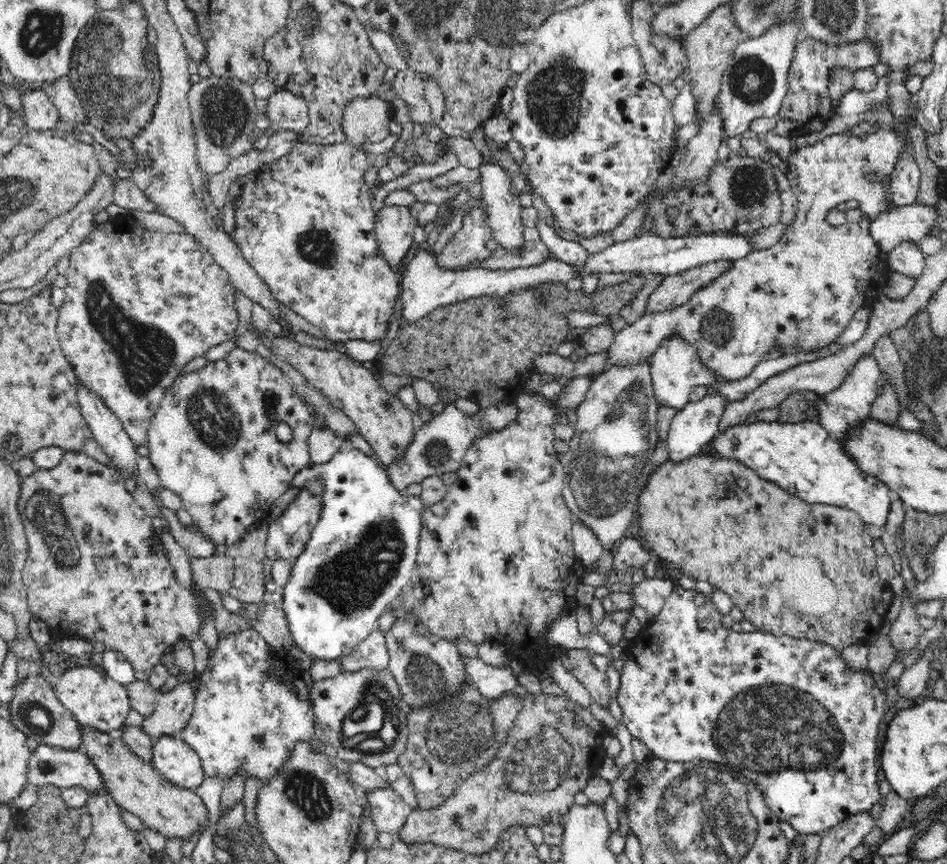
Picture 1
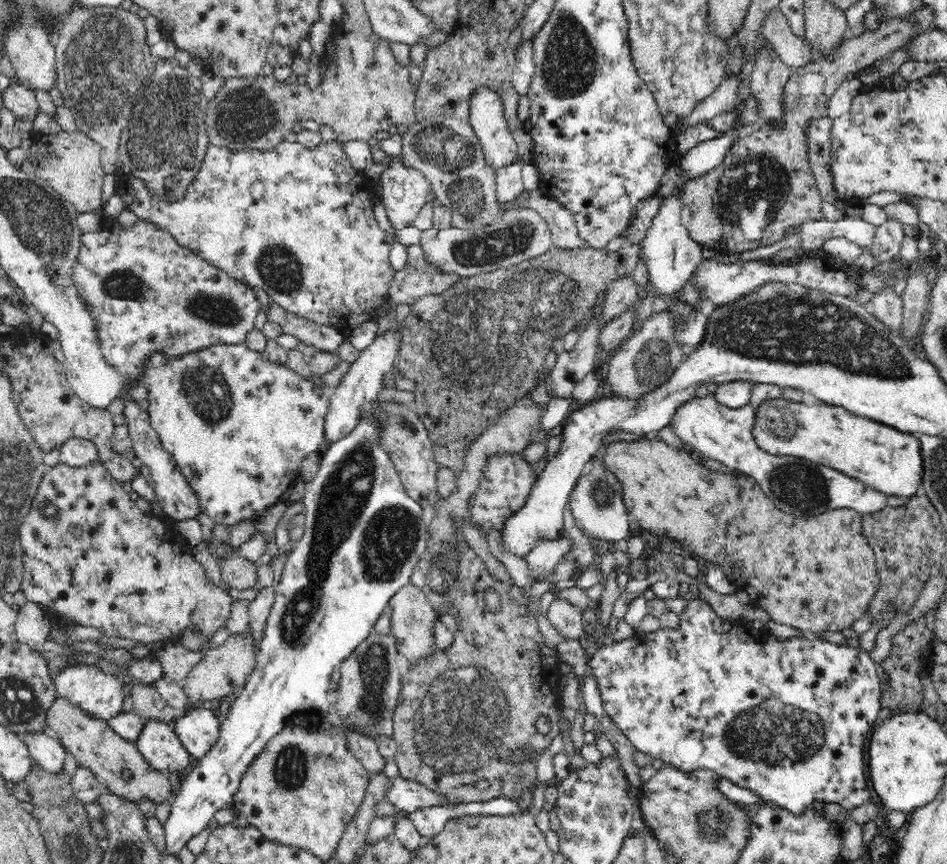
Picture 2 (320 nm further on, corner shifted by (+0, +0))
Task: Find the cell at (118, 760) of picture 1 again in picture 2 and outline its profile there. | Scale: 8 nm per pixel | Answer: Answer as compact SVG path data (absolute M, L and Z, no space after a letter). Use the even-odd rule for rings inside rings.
M58 696L48 710L46 721L47 726L59 734L59 742L74 756L78 766L89 768L96 775L103 790L136 804L148 800L159 805L172 796L174 777L153 769L142 757L136 744L116 734L107 721L88 716L85 710Z

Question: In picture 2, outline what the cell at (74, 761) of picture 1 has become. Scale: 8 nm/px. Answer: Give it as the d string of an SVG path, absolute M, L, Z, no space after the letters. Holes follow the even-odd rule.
M43 732L24 734L24 743L33 759L41 769L49 773L63 772L66 749L58 739L47 736Z

